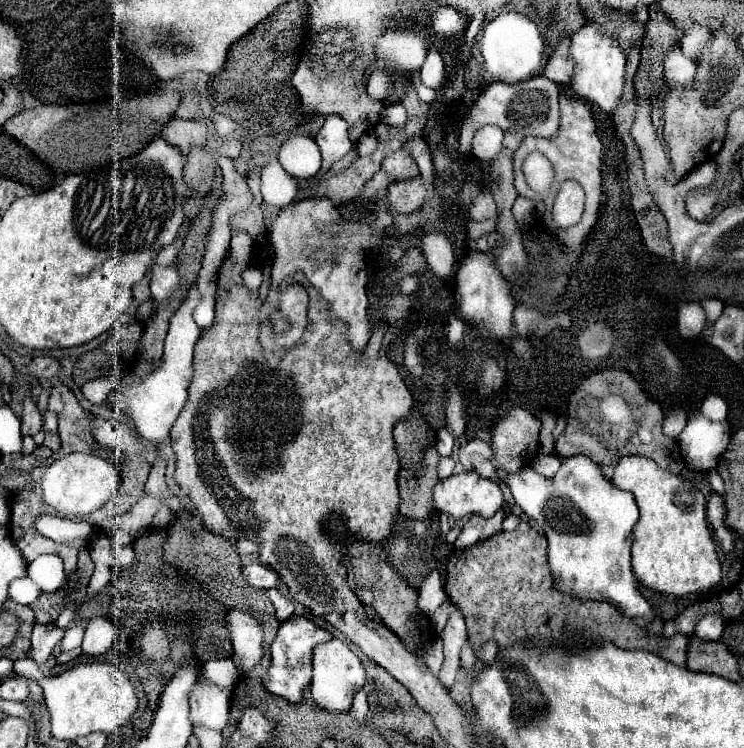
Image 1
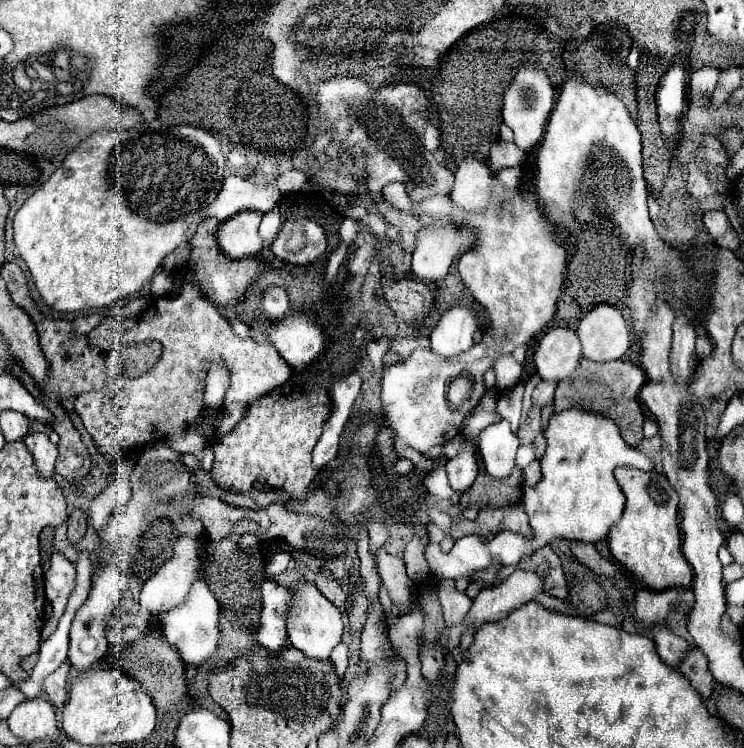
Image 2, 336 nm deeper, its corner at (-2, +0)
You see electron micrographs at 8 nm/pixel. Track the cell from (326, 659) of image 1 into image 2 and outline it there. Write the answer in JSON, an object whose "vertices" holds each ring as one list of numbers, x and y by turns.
{"vertices":[[306,581,302,585,292,585,290,591,292,591,292,603,286,611,286,631,290,643,308,657,328,659,332,649,342,641,344,623,340,611,316,589,312,581]]}

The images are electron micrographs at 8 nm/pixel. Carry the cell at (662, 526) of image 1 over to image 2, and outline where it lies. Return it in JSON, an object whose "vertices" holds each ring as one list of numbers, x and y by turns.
{"vertices":[[616,467,614,477,626,495,626,505,622,519,610,527,610,553,654,591,662,591,666,587,690,587,692,569,680,547,678,495,668,479,660,471,640,471,632,467]]}

